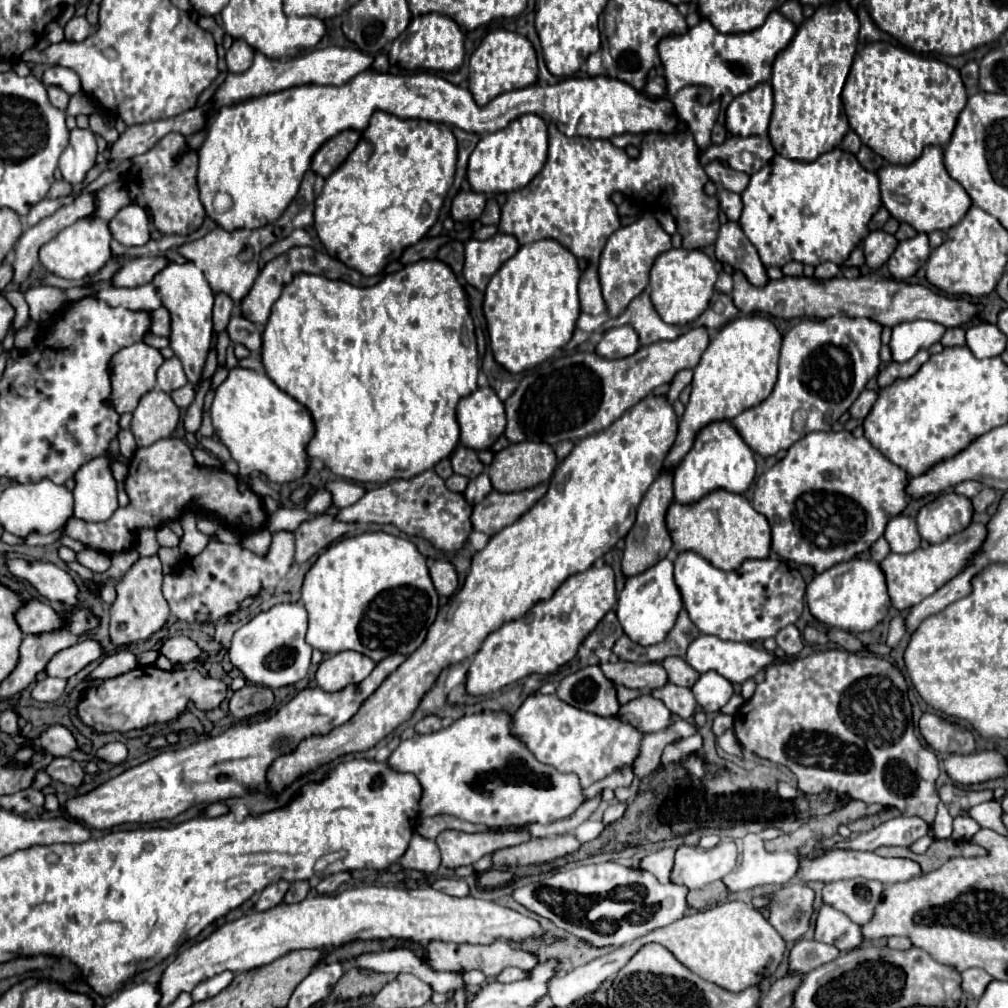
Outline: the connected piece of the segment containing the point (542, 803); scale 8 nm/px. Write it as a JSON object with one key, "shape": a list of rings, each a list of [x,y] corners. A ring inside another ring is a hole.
{"shape":[[[475,713],[475,715],[465,715],[461,717],[459,721],[451,723],[447,729],[441,729],[441,731],[435,731],[435,733],[429,733],[429,735],[413,735],[411,739],[407,741],[401,741],[399,747],[391,753],[389,757],[389,767],[393,771],[399,771],[399,773],[413,773],[419,783],[421,783],[421,789],[423,789],[423,795],[421,795],[421,801],[419,801],[419,817],[433,817],[433,815],[453,815],[453,817],[459,817],[459,819],[465,819],[469,823],[481,823],[481,825],[501,825],[501,827],[507,827],[507,825],[521,825],[521,823],[553,823],[557,819],[563,819],[567,815],[571,815],[583,801],[583,793],[581,793],[581,785],[579,785],[579,779],[573,775],[573,773],[559,773],[555,769],[551,769],[549,765],[543,765],[539,761],[535,761],[535,757],[531,757],[531,751],[525,747],[525,745],[519,745],[519,741],[515,741],[515,737],[511,737],[509,733],[509,723],[511,723],[511,717],[507,713]],[[495,771],[509,771],[505,775],[505,779],[497,777]]]}

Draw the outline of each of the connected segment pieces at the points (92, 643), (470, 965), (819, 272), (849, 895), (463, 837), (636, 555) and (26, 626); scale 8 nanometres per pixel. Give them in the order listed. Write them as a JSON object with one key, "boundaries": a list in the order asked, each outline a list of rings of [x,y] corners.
{"boundaries":[[[[85,639],[81,643],[75,643],[73,647],[69,649],[63,649],[63,653],[57,653],[45,673],[49,677],[63,677],[63,679],[69,679],[73,677],[75,673],[79,673],[85,665],[89,665],[91,661],[99,659],[103,655],[103,647],[99,641],[95,639]]],[[[497,939],[495,943],[491,945],[469,945],[469,943],[445,943],[445,941],[431,941],[427,945],[427,965],[433,969],[433,971],[457,971],[457,973],[465,973],[465,971],[471,971],[471,969],[477,969],[481,971],[487,979],[495,979],[505,967],[513,965],[513,967],[519,967],[523,971],[529,971],[537,965],[539,957],[535,953],[529,953],[529,951],[523,951],[523,949],[513,949],[513,945],[505,939]]],[[[825,261],[825,263],[821,263],[821,265],[815,267],[815,277],[819,277],[819,279],[837,277],[839,273],[841,273],[841,267],[835,265],[835,263],[831,263],[831,261]]],[[[861,877],[827,883],[823,887],[823,901],[843,911],[857,925],[865,925],[873,919],[881,895],[883,885],[879,881],[869,881]]],[[[447,829],[439,833],[435,839],[441,857],[443,867],[457,869],[463,865],[473,865],[487,853],[495,853],[497,849],[519,845],[529,841],[531,835],[527,831],[507,831],[507,833],[463,833],[455,829]]],[[[663,473],[653,481],[653,485],[647,489],[639,511],[637,511],[637,521],[631,527],[631,531],[625,537],[625,551],[623,551],[623,561],[621,561],[621,569],[625,577],[633,577],[645,571],[645,563],[647,567],[653,567],[655,563],[659,563],[661,559],[667,557],[667,553],[671,551],[671,537],[667,533],[665,527],[665,513],[667,507],[673,501],[673,485],[671,485],[673,477],[667,473],[667,477],[663,477]]],[[[27,601],[27,605],[17,613],[17,621],[21,631],[27,635],[51,633],[65,627],[65,621],[41,601]]]]}

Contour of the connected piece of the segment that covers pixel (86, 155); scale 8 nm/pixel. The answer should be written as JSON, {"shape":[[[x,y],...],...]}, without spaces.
{"shape":[[[73,129],[71,141],[59,159],[63,179],[69,181],[71,185],[79,185],[85,179],[87,171],[95,165],[95,157],[97,157],[97,143],[93,131]]]}

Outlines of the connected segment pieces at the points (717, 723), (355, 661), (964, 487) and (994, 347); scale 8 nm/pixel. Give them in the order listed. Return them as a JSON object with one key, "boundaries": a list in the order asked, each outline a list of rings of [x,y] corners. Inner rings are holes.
{"boundaries":[[[[719,713],[713,721],[713,733],[719,737],[721,733],[725,733],[727,729],[733,727],[733,717],[731,715],[725,715],[725,713]]],[[[341,651],[321,661],[315,679],[323,691],[333,693],[345,689],[347,685],[361,683],[373,671],[373,667],[375,663],[365,655],[357,651]]],[[[963,481],[963,483],[959,483],[957,487],[955,487],[955,493],[961,493],[961,495],[965,495],[965,497],[975,497],[975,493],[979,493],[979,489],[981,489],[983,485],[979,483],[979,481]]],[[[975,323],[967,329],[967,347],[977,359],[995,357],[1005,351],[1007,337],[993,323]]]]}

